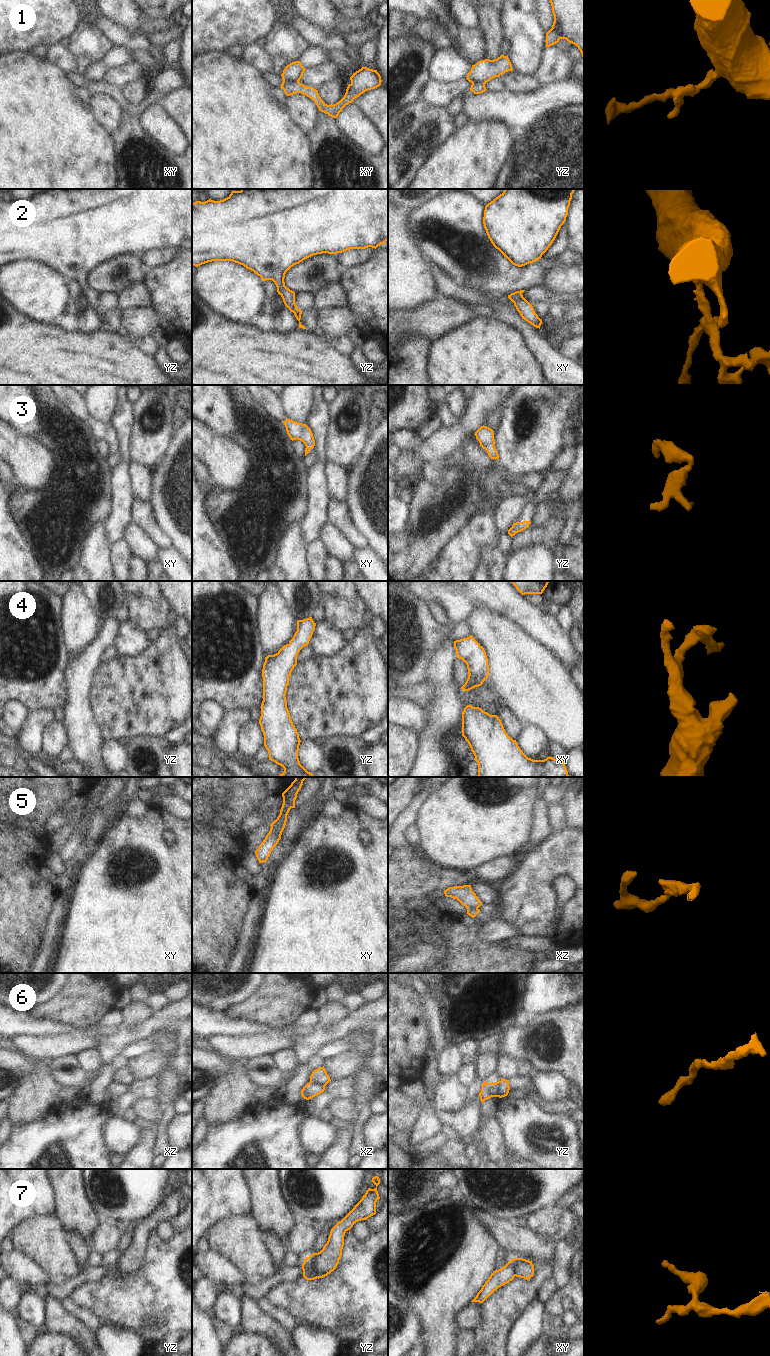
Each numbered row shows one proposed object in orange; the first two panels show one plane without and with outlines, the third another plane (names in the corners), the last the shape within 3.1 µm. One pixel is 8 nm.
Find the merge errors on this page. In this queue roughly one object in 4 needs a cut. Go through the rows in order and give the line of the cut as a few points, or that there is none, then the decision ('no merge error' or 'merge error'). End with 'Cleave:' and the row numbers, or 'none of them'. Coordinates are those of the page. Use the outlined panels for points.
1: xy (283, 79), (298, 81) | merge error
2: no cut | no merge error
3: no cut | no merge error
4: no cut | no merge error
5: xy (281, 832), (274, 831), (269, 833) | merge error
6: yz (500, 1081), (498, 1096) | merge error
7: yz (304, 1261), (312, 1268), (317, 1277) | merge error
Cleave: 1, 5, 6, 7

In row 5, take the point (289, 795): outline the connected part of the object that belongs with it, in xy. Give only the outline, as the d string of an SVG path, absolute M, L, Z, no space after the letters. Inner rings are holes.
M295 777L295 780L291 783L291 785L282 793L283 804L280 814L277 819L270 824L271 828L269 833L273 833L275 831L280 833L283 832L287 821L287 815L291 808L295 808L297 794L301 789L305 779L306 777Z

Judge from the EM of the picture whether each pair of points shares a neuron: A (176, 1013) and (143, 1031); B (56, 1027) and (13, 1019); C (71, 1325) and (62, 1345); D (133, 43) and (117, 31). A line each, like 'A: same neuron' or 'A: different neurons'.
A: same neuron
B: same neuron
C: different neurons
D: same neuron

